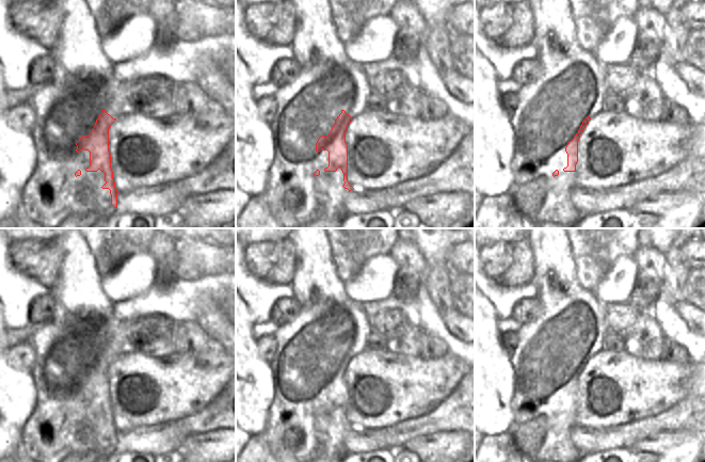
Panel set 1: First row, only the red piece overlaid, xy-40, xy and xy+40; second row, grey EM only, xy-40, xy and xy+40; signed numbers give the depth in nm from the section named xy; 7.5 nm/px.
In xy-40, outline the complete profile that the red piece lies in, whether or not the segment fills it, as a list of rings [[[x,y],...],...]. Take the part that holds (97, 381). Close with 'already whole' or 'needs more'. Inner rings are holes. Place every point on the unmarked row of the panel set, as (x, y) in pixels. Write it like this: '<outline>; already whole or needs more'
[[[106,349],[96,359],[95,365],[89,375],[82,375],[76,382],[77,392],[82,388],[90,391],[90,405],[86,411],[97,411],[100,409],[105,412],[106,423],[102,428],[109,428],[111,433],[111,444],[117,447],[117,433],[111,408],[111,393],[109,391],[109,367],[116,360]]]; already whole

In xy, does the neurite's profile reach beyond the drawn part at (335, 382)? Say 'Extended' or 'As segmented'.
As segmented.

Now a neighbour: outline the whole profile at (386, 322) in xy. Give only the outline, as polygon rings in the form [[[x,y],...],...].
[[[381,310],[369,319],[371,332],[384,336],[394,336],[407,320],[400,310]]]

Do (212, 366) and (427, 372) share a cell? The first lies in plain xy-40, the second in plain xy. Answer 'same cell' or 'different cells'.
same cell

